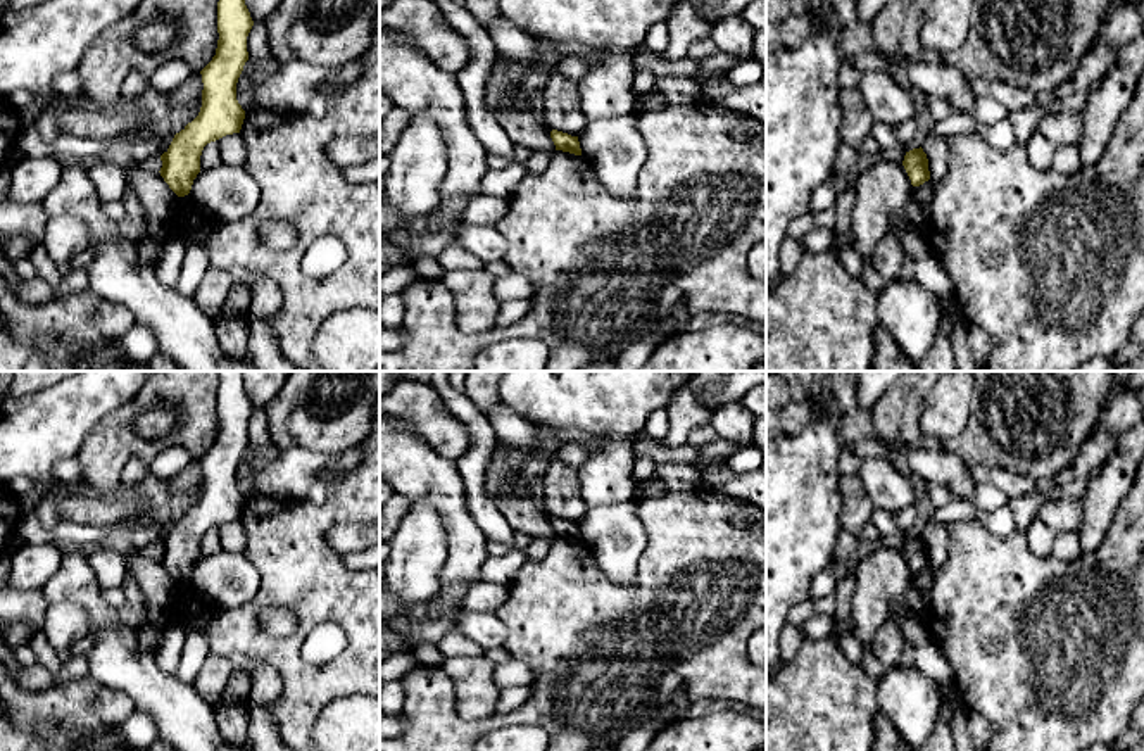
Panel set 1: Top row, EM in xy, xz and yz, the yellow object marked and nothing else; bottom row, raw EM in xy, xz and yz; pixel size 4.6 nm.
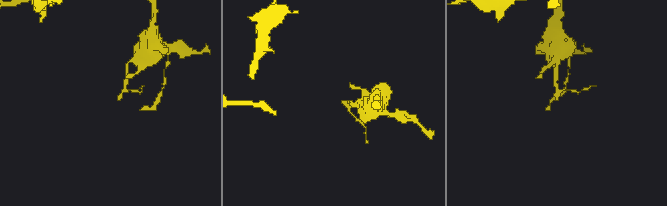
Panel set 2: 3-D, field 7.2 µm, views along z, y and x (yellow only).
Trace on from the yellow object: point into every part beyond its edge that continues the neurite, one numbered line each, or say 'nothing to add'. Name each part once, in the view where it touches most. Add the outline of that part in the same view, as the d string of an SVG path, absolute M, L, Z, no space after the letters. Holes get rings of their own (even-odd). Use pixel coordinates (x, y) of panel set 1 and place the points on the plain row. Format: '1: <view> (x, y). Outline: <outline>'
nothing to add

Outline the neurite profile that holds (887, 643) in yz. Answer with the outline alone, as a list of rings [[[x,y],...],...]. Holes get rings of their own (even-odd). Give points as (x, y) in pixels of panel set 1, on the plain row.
[[[928,566],[913,573],[911,589],[904,609],[894,611],[875,632],[871,647],[875,656],[887,666],[899,665],[904,649],[901,622],[908,616],[927,623],[932,613],[933,570]]]

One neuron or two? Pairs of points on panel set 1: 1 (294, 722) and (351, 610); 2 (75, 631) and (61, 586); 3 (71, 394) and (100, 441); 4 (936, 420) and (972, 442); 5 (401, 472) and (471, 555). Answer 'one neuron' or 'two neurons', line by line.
1: one neuron
2: two neurons
3: two neurons
4: two neurons
5: one neuron

